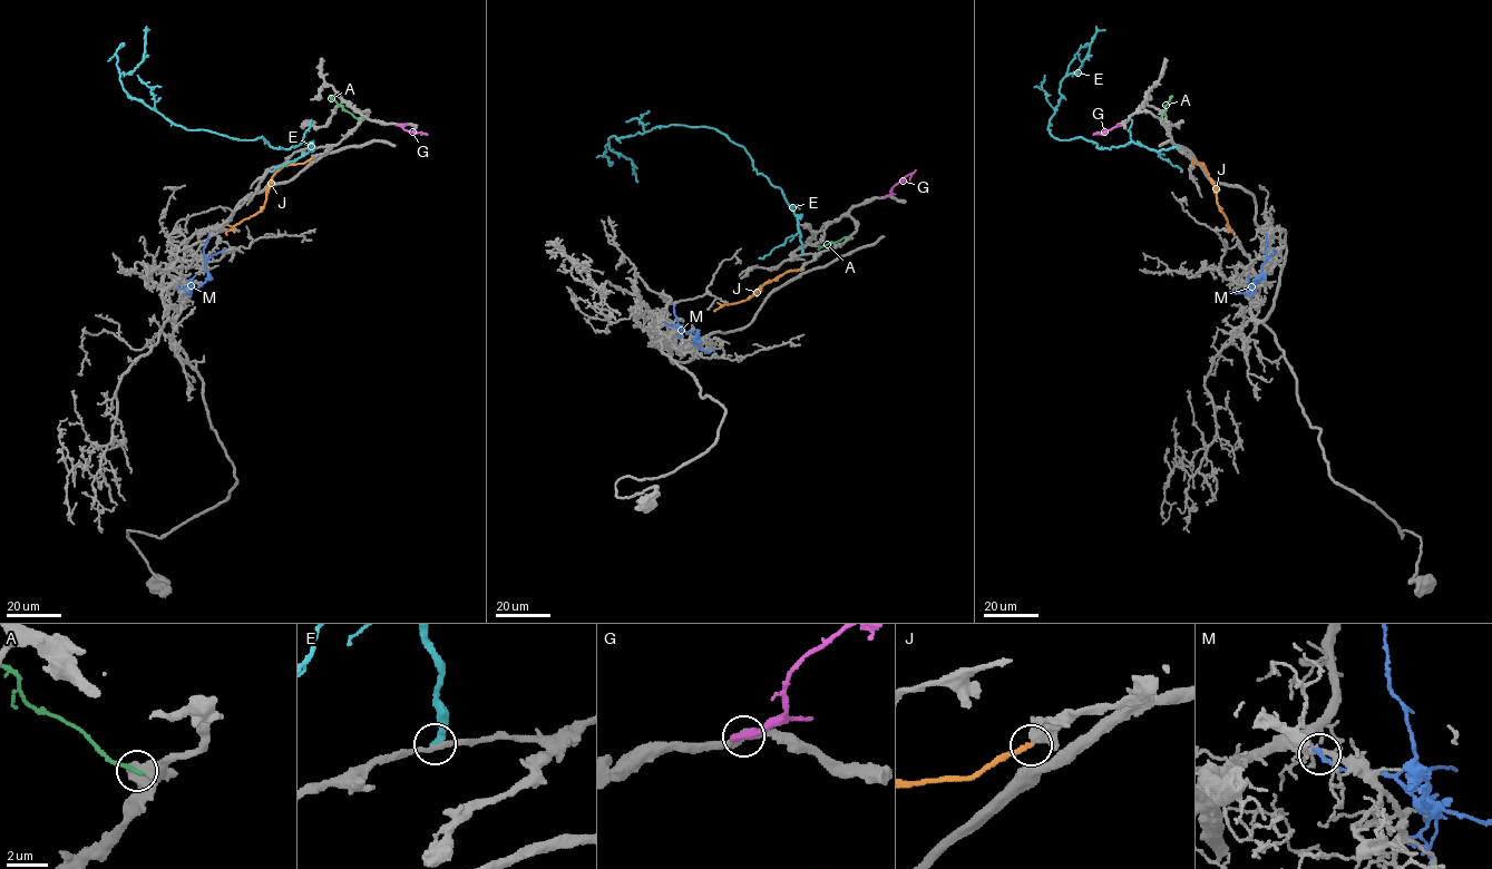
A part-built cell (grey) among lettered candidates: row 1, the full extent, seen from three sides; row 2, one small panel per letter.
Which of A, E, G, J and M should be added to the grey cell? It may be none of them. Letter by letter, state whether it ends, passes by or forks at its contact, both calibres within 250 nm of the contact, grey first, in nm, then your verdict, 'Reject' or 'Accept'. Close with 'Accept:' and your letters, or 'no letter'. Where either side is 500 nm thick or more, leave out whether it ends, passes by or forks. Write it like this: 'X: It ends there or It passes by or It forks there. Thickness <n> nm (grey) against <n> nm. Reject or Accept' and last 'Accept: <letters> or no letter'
A: Thickness 600 nm (grey) against 190 nm. Reject
E: It ends there. Thickness 280 nm (grey) against 340 nm. Reject
G: It ends there. Thickness 320 nm (grey) against 400 nm. Reject
J: It ends there. Thickness 480 nm (grey) against 240 nm. Accept
M: It ends there. Thickness 240 nm (grey) against 240 nm. Reject
Accept: J

